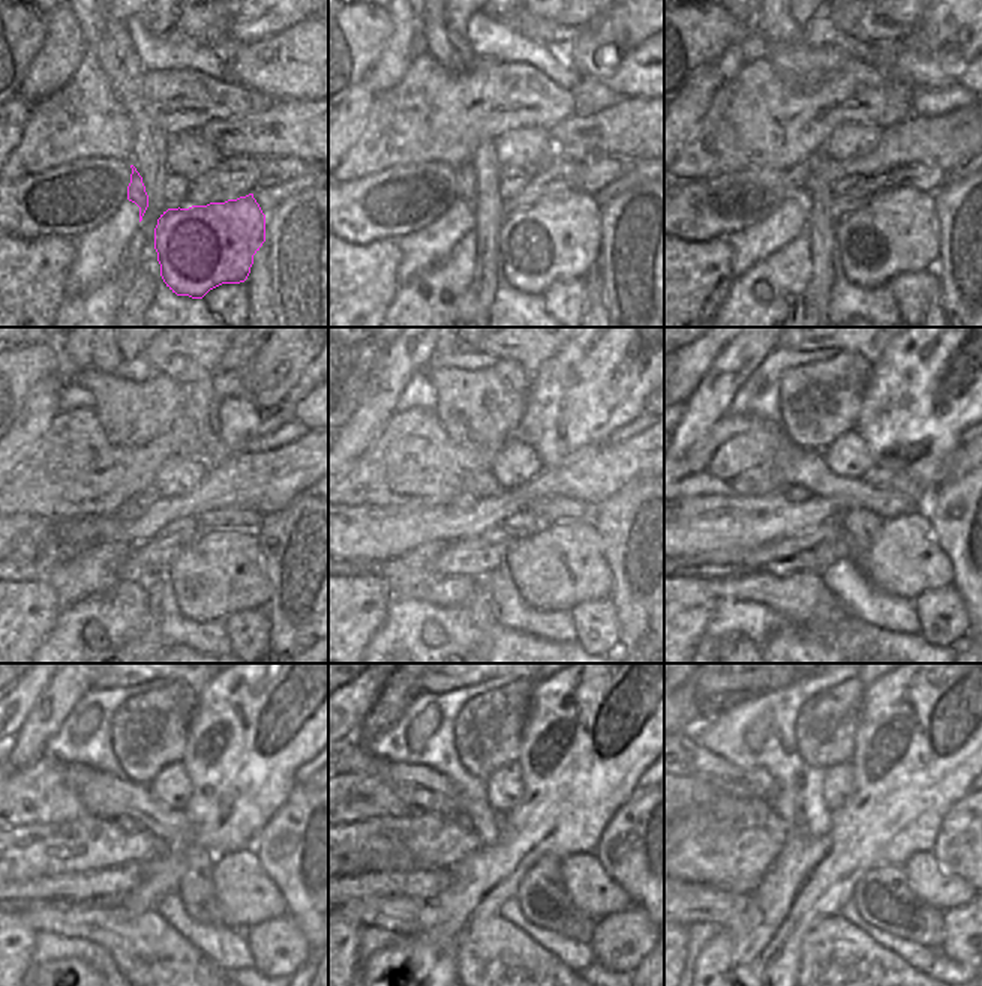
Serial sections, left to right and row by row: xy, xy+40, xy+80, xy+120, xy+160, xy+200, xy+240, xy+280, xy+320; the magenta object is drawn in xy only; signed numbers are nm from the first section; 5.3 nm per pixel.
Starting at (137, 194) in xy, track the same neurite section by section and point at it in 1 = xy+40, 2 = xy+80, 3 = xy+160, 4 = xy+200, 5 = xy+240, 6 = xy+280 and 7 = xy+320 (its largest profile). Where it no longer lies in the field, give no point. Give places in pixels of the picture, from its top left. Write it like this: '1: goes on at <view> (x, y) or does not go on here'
1: goes on at xy+40 (467, 177)
2: goes on at xy+80 (798, 176)
3: goes on at xy+160 (464, 500)
4: goes on at xy+200 (796, 494)
5: goes on at xy+240 (128, 824)
6: goes on at xy+280 (462, 820)
7: goes on at xy+320 (798, 818)

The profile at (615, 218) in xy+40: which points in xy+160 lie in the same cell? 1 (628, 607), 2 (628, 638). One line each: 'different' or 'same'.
1: same
2: same

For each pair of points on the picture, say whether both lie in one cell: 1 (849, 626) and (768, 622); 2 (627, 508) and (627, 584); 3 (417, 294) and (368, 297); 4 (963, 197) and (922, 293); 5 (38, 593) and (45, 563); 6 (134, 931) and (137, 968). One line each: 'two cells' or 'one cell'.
1: two cells
2: one cell
3: two cells
4: two cells
5: two cells
6: one cell

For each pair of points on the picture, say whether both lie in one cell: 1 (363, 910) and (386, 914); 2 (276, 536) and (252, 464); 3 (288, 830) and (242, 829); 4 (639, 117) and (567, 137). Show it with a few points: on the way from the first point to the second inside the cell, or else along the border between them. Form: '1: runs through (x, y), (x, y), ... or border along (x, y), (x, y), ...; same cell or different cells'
1: runs through (369, 911), (380, 911); same cell
2: border along (299, 496), (284, 508), (266, 515); different cells
3: border along (284, 802), (252, 847); different cells
4: runs through (621, 131), (597, 131), (585, 137); same cell

